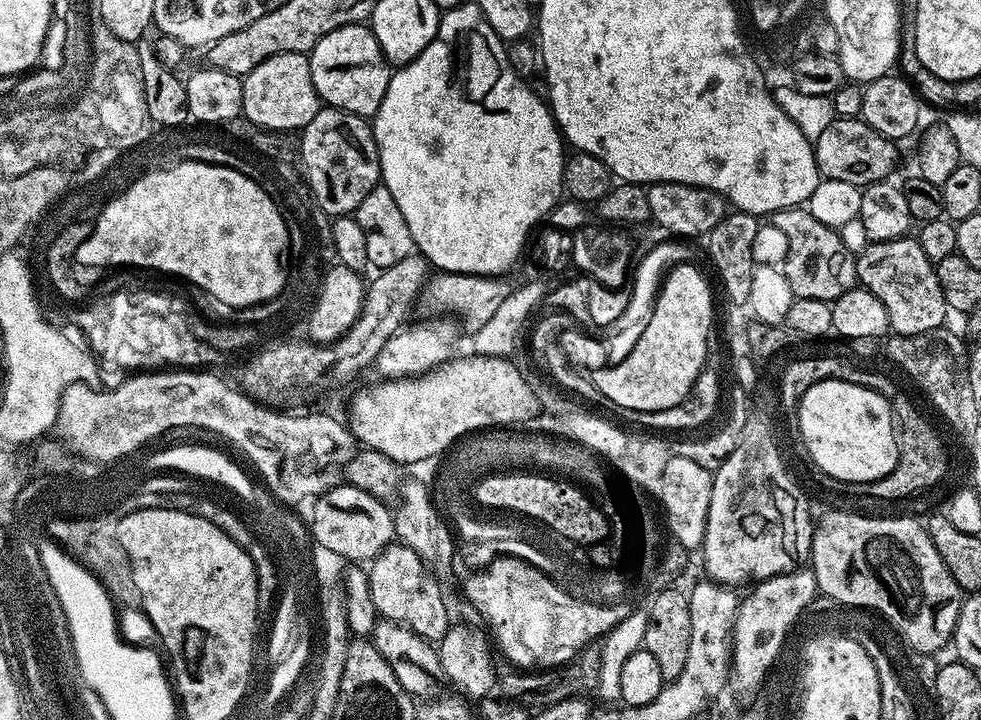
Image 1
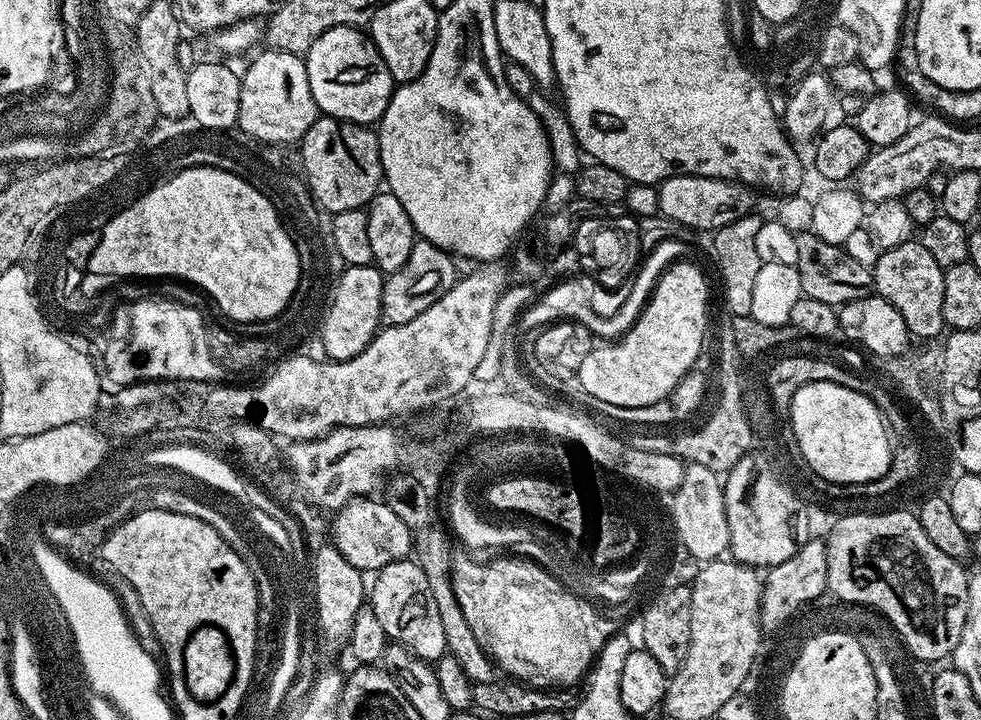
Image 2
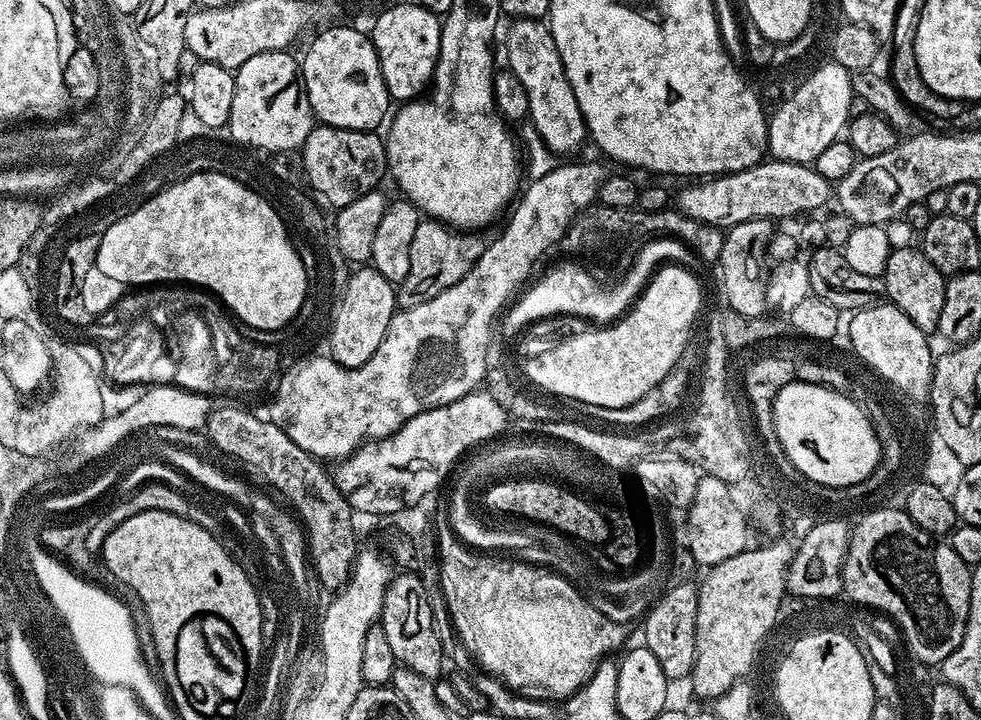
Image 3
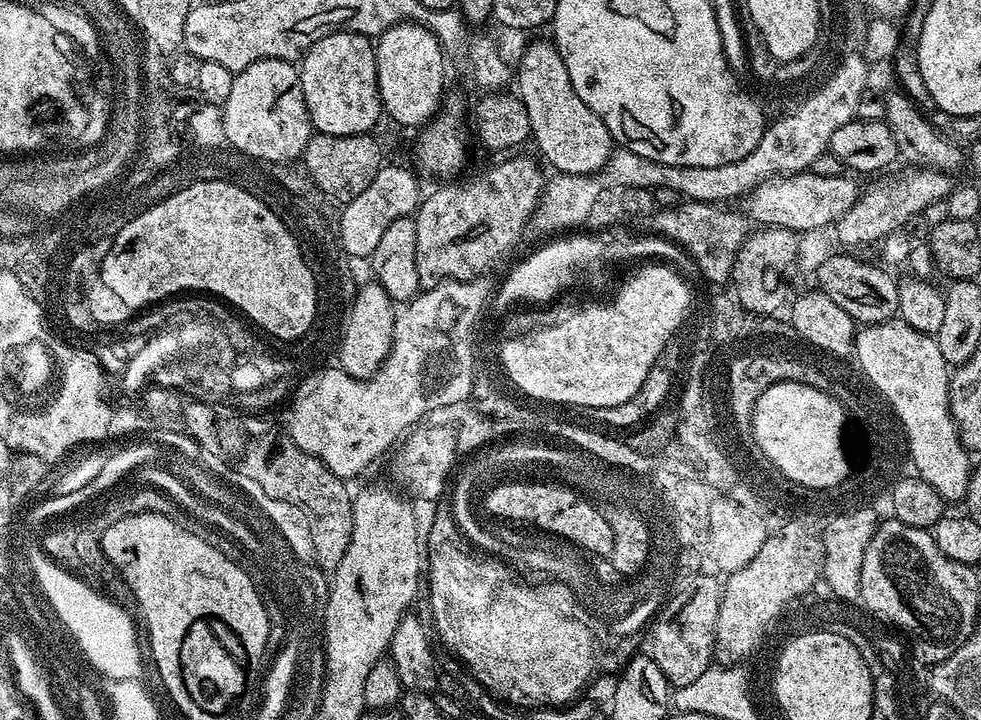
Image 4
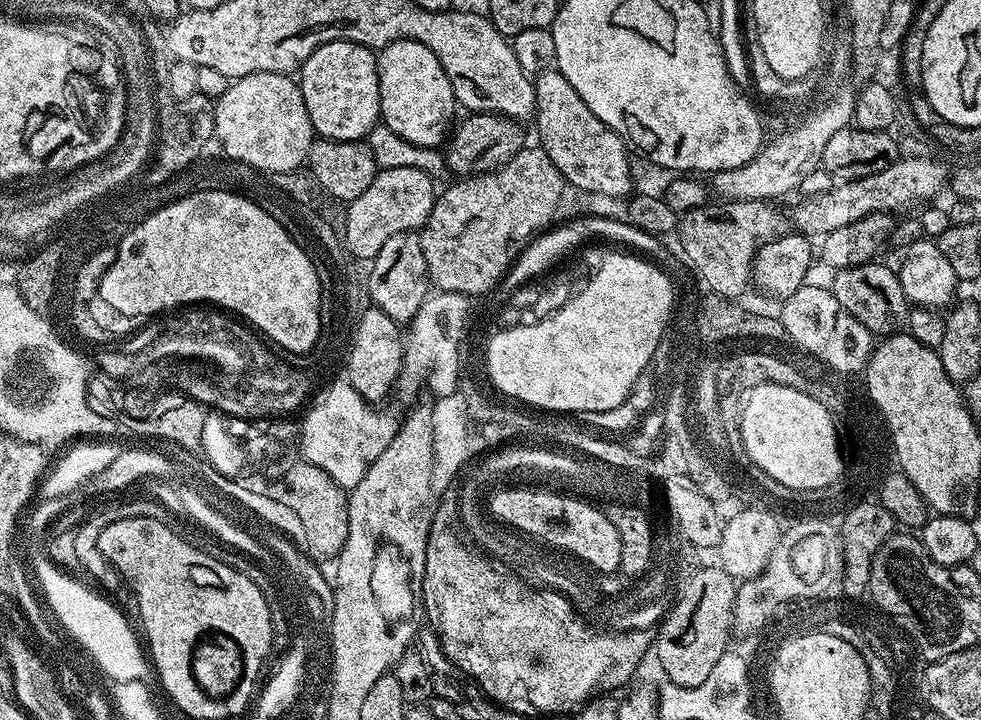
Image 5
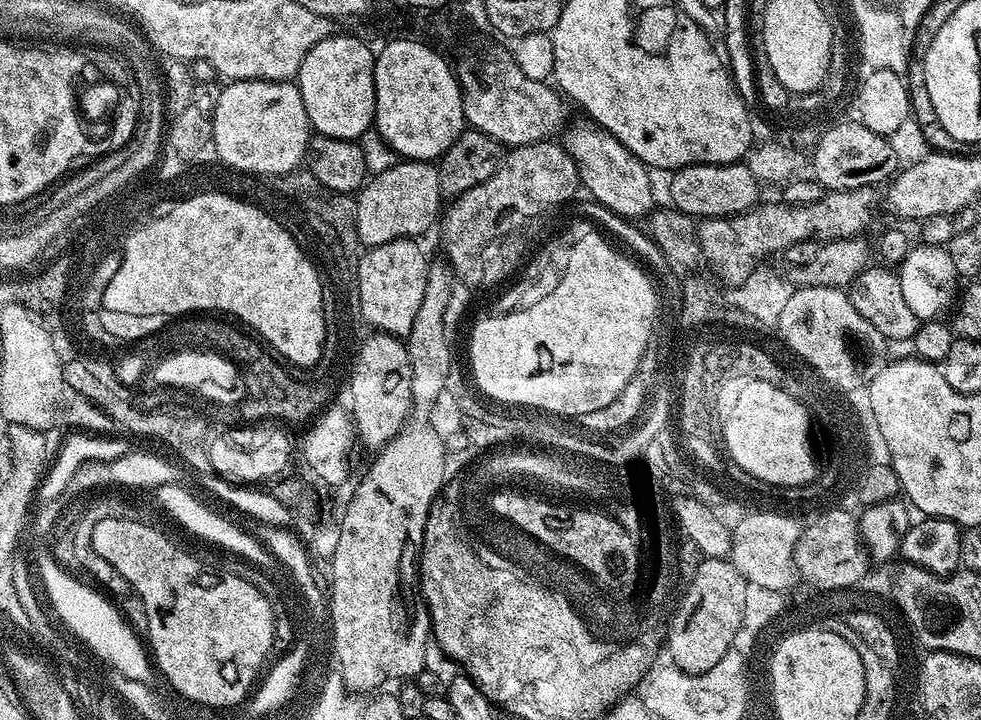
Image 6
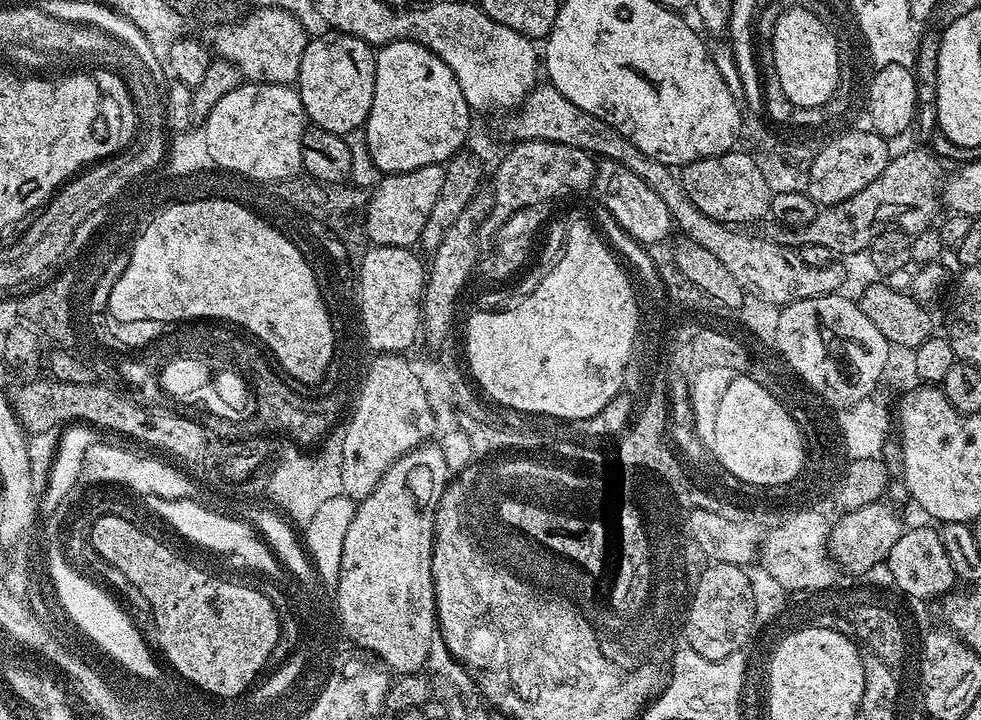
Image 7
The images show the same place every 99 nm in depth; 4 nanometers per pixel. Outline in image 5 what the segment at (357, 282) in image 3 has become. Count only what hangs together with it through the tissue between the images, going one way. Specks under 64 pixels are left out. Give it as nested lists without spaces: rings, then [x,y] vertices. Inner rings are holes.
[[[368,306],[356,317],[356,328],[346,348],[348,356],[347,383],[362,394],[362,398],[369,402],[384,402],[391,394],[392,388],[397,387],[400,366],[404,362],[404,342],[401,325],[390,318],[390,314],[381,308]]]

